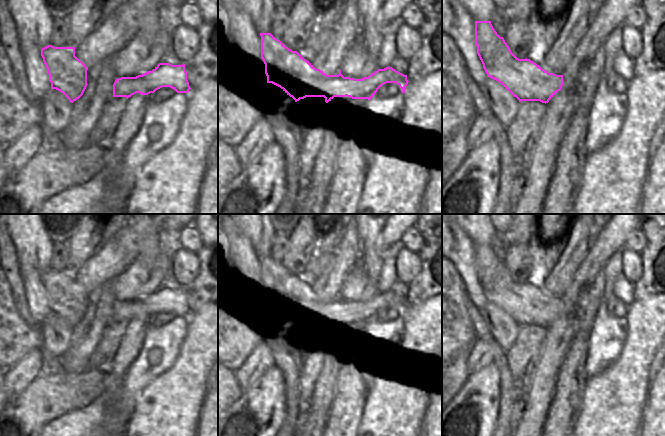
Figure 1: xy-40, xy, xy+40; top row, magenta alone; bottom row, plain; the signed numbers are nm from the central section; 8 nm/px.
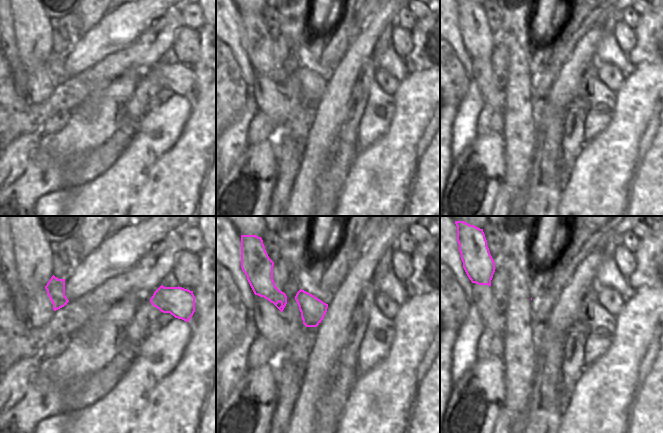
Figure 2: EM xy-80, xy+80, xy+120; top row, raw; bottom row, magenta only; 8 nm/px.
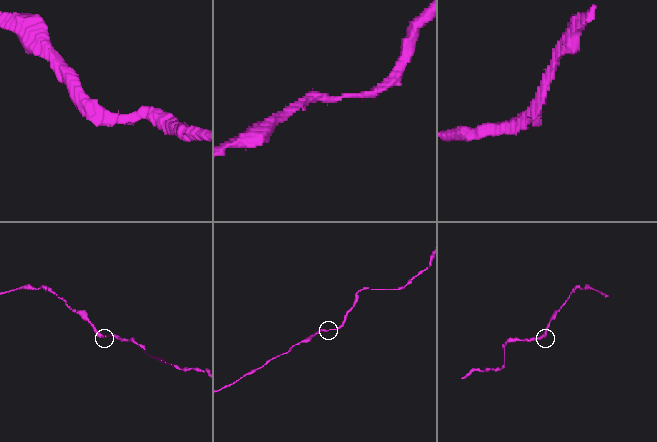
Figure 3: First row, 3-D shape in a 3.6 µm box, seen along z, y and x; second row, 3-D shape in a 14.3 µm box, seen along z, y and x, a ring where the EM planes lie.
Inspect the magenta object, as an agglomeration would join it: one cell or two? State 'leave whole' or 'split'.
leave whole

